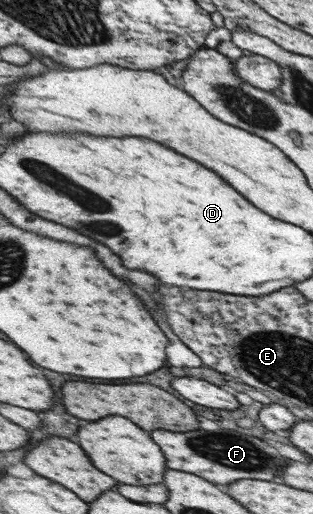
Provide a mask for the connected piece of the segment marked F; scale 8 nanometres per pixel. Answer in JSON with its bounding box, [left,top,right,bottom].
[151,429,287,484]

